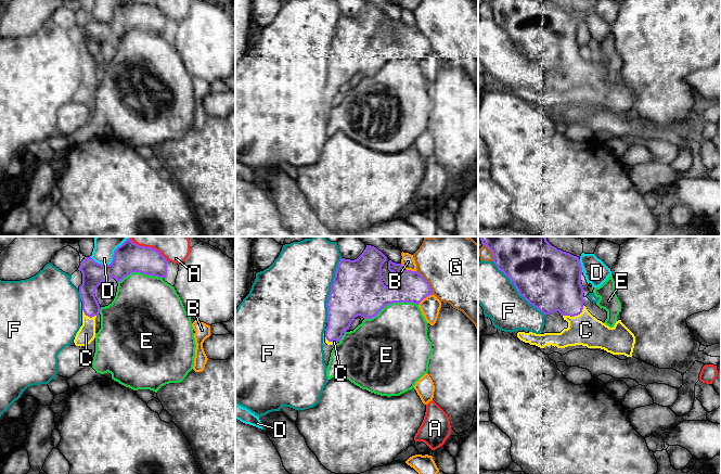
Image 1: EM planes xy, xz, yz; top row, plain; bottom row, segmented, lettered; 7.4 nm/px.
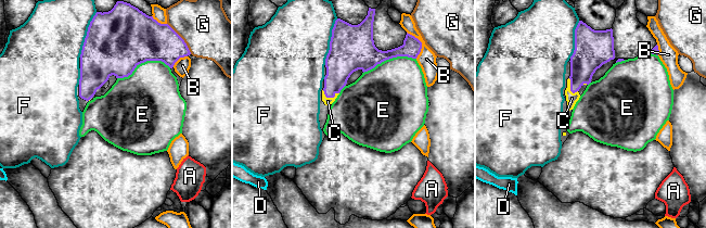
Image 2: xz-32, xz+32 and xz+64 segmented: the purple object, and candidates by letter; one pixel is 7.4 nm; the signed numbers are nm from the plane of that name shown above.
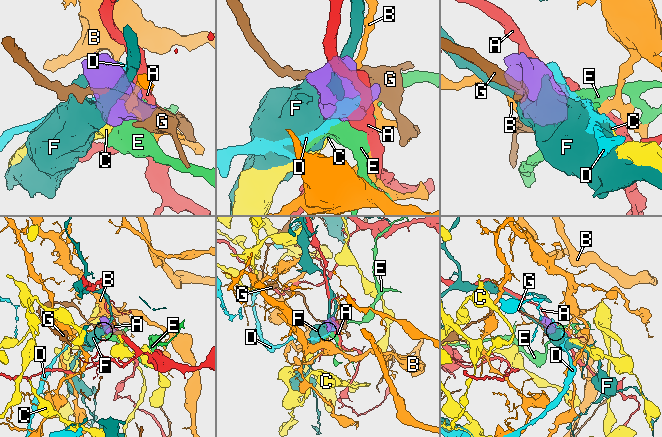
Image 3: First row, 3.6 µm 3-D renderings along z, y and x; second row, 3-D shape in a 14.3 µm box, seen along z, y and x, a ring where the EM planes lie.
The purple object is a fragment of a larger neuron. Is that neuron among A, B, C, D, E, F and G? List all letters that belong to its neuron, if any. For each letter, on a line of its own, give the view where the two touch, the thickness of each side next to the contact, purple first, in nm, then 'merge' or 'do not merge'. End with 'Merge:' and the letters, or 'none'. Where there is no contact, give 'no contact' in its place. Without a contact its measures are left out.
A: meets purple in xy; 220 nm thick on the purple side, 160 nm on the other; do not merge
B: meets purple in xz; 240 nm thick on the purple side, 100 nm on the other; do not merge
C: meets purple in yz; 360 nm thick on the purple side, 240 nm on the other; merge
D: meets purple in xy; 220 nm thick on the purple side, 150 nm on the other; do not merge
E: meets purple in xz; 360 nm thick on the purple side, 440 nm on the other; do not merge
F: meets purple in xz; 380 nm thick on the purple side, 480 nm on the other; do not merge
G: meets purple in xz; 240 nm thick on the purple side, 460 nm on the other; do not merge
Merge: C

